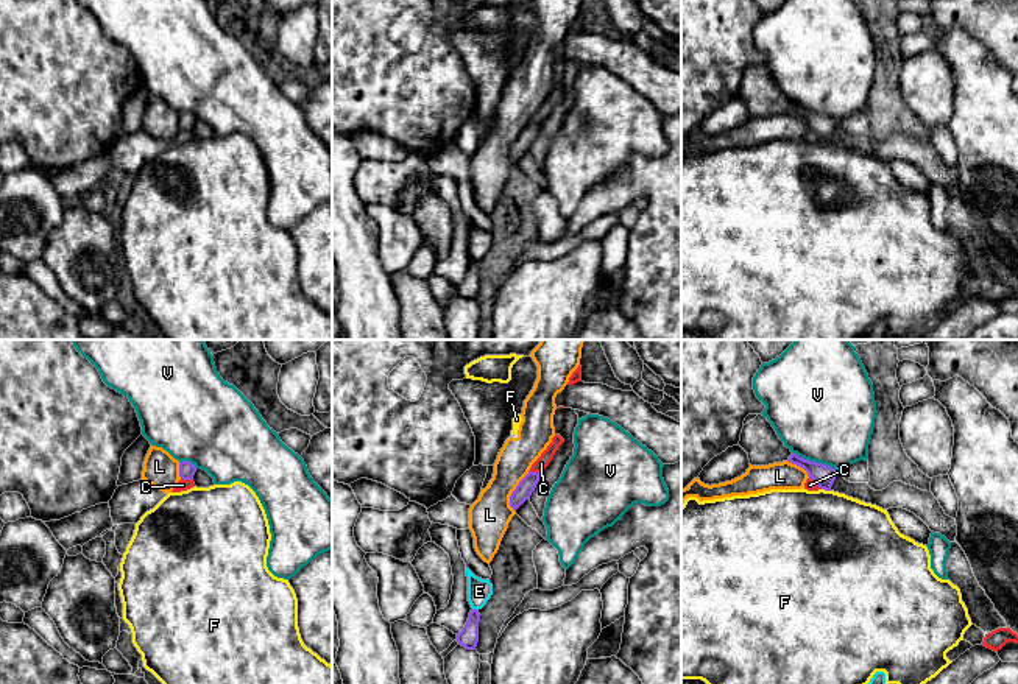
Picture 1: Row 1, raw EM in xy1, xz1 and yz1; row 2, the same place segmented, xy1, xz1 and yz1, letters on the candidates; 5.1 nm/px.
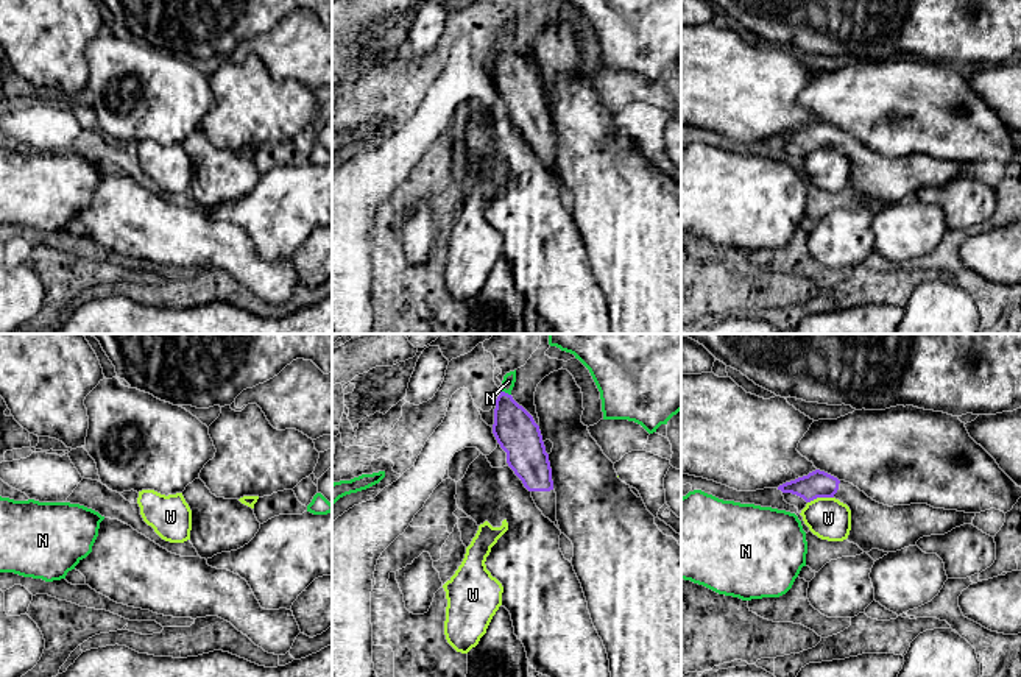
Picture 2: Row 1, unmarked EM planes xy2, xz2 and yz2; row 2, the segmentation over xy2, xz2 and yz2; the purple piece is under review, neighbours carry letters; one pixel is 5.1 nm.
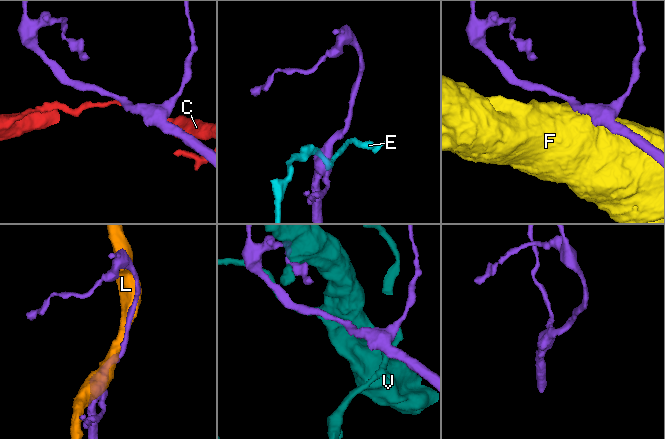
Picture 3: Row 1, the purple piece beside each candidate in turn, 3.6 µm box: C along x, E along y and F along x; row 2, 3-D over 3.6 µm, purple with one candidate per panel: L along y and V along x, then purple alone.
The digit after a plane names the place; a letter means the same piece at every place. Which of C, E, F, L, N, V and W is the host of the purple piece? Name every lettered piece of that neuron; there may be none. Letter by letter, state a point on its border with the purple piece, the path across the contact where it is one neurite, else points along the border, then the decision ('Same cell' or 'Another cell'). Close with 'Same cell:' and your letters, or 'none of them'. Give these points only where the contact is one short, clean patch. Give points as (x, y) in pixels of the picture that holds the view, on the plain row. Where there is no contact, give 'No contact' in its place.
C: Touches purple at xz1 (535, 123). Boundary: xz1 (529, 122), (540, 125). Another cell
E: Touches purple at xz1 (476, 260). Boundary: xz1 (473, 259), (477, 262). Another cell
F: Touches purple at yz1 (825, 141). Boundary: yz1 (820, 139), (830, 142). Another cell
L: Touches purple at xz1 (512, 144). Another cell
N: Touches purple at xz2 (504, 42). Another cell
V: Touches purple at yz1 (814, 112). Another cell
W: Touches purple at yz2 (820, 147). Boundary: yz2 (833, 147), (817, 147), (808, 153). Another cell
Same cell: none of them

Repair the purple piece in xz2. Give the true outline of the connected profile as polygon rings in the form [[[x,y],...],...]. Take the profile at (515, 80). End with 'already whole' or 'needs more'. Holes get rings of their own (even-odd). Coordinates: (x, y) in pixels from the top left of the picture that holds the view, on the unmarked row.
[[[500,42],[496,50],[493,84],[507,103],[508,117],[532,144],[536,158],[560,179],[552,119],[539,76],[533,67],[505,42]]]; needs more

